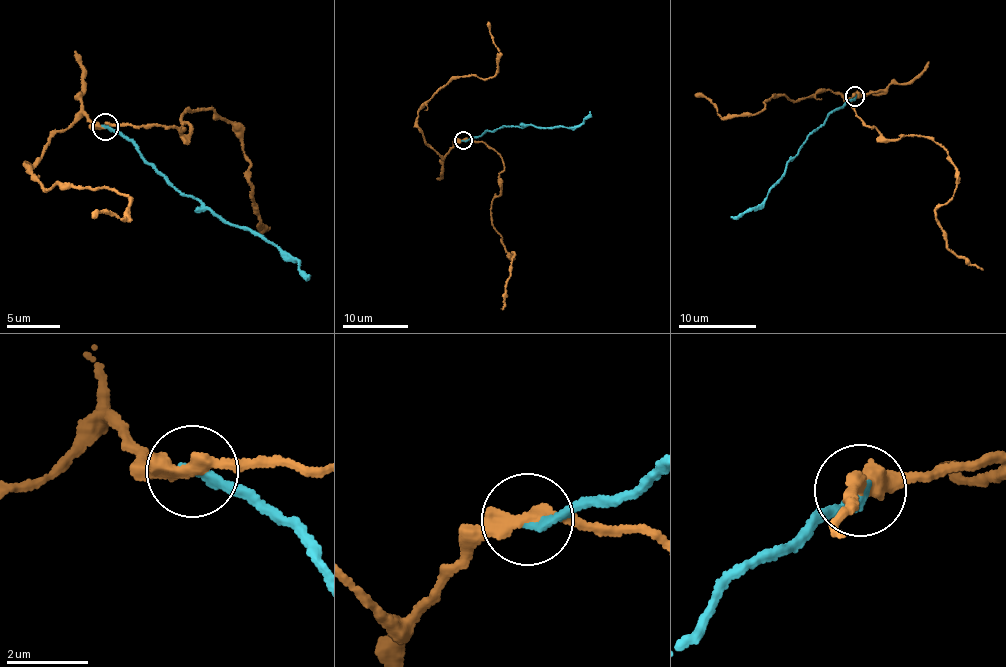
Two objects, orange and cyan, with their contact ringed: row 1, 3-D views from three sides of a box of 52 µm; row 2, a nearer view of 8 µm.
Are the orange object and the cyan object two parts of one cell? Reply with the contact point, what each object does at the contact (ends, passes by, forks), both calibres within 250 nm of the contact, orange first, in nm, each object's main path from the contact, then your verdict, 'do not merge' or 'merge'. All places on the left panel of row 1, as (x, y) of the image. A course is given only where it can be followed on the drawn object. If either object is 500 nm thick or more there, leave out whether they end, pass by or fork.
place (105, 127); orange passes by; cyan ends; calibres 340 and 240 nm; course orange (104, 126), (159, 124), (188, 135), (187, 108), (213, 111), (233, 125), (250, 161), (265, 230); course cyan (104, 126), (134, 141), (179, 192), (200, 199), (230, 225), (258, 231), (289, 253), (306, 279); do not merge

